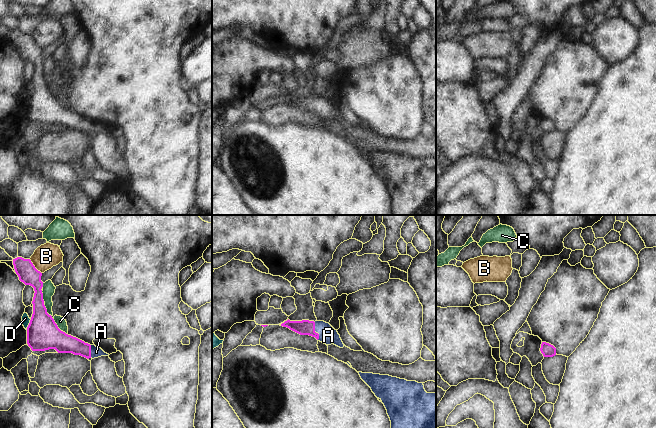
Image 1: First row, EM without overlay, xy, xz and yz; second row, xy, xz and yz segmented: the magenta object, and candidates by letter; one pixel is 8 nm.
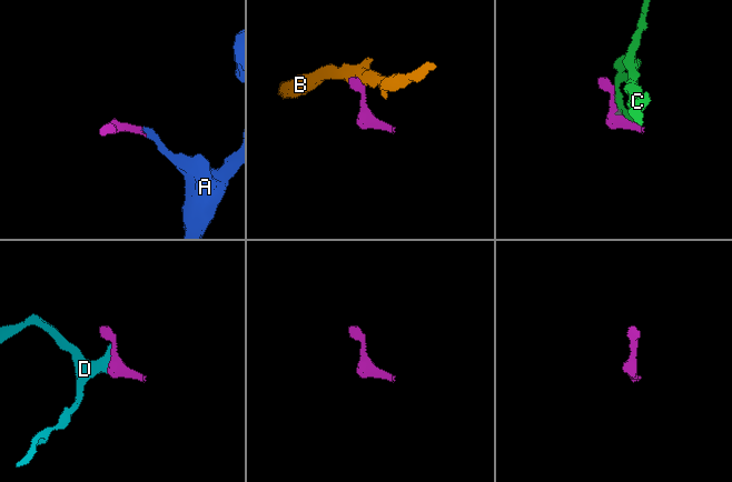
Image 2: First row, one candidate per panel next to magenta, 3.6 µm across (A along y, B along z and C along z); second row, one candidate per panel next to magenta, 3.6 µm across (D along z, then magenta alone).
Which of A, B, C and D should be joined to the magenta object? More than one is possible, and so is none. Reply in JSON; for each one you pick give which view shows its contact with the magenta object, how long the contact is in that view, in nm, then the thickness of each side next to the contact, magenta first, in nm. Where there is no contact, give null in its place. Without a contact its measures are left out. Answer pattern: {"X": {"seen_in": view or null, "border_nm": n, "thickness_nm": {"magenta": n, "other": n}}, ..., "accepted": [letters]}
{"A": {"seen_in": "xz", "border_nm": 150, "thickness_nm": {"magenta": 130, "other": 150}}, "accepted": ["A"]}

